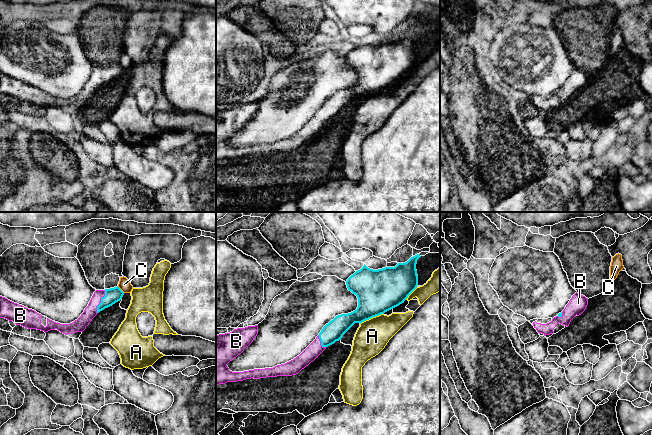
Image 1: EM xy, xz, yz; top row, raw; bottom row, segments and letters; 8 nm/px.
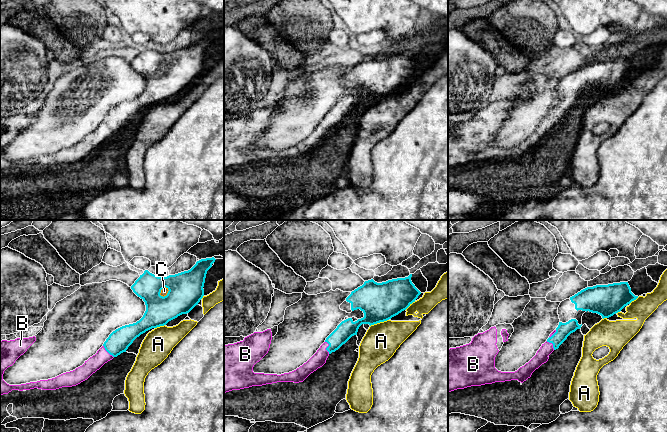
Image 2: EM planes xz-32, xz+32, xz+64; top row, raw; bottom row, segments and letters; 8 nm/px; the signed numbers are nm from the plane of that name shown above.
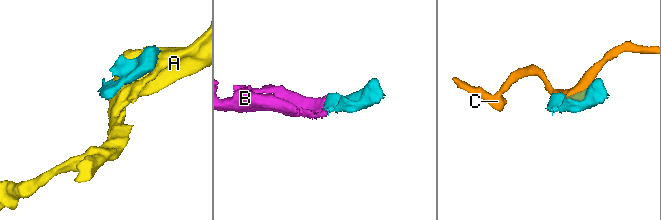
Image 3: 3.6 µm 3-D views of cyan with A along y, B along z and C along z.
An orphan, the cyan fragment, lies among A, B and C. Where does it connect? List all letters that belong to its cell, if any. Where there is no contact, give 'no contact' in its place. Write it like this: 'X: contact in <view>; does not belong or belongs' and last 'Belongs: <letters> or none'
A: contact in xz; does not belong
B: contact in xy; belongs
C: contact in xy; does not belong
Belongs: B

